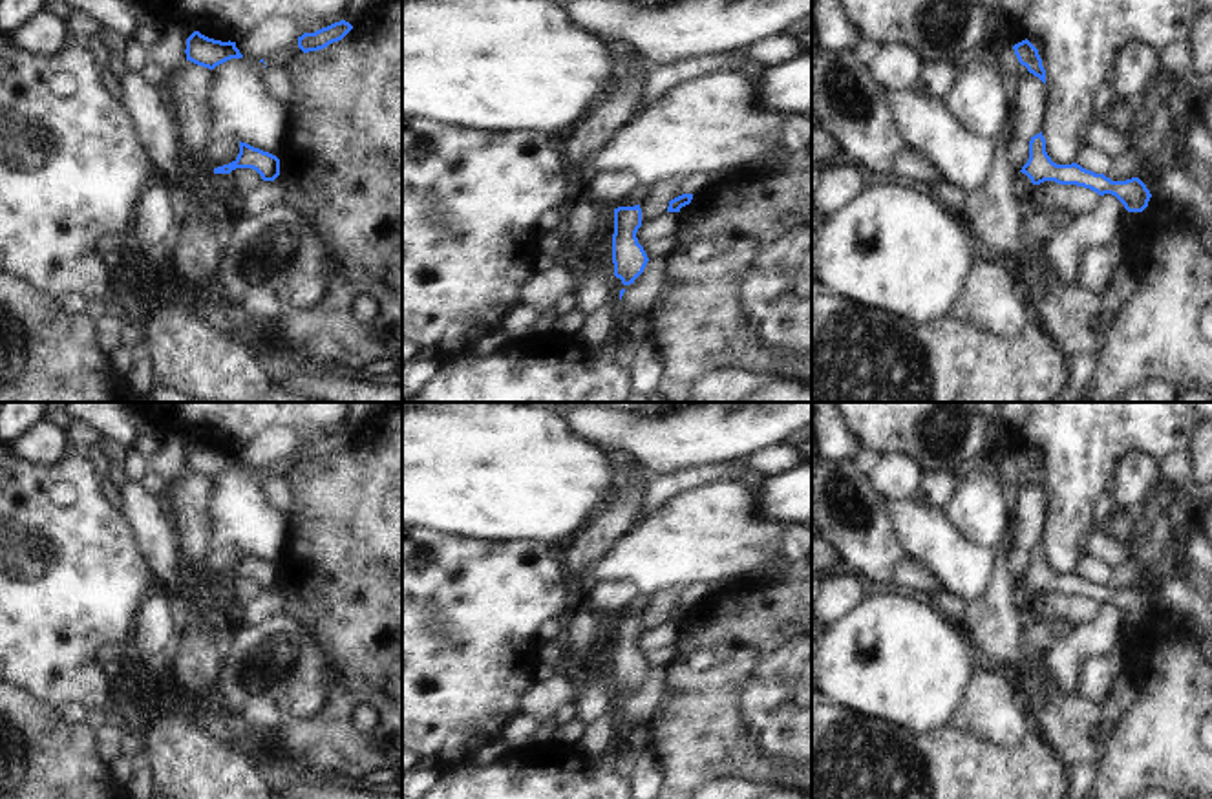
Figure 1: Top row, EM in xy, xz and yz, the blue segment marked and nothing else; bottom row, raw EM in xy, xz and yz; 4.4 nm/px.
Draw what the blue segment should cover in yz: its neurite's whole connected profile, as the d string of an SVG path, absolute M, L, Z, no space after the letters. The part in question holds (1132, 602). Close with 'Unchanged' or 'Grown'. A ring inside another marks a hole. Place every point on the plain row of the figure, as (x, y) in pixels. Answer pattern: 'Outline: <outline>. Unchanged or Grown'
Outline: M1040 541L1029 550L1029 569L1013 591L1013 607L1024 614L1029 605L1035 605L1035 596L1044 591L1084 596L1099 605L1111 603L1128 622L1143 622L1152 607L1150 600L1139 587L1111 591L1104 583L1095 583L1077 572L1053 572L1046 561L1046 549Z. Grown

